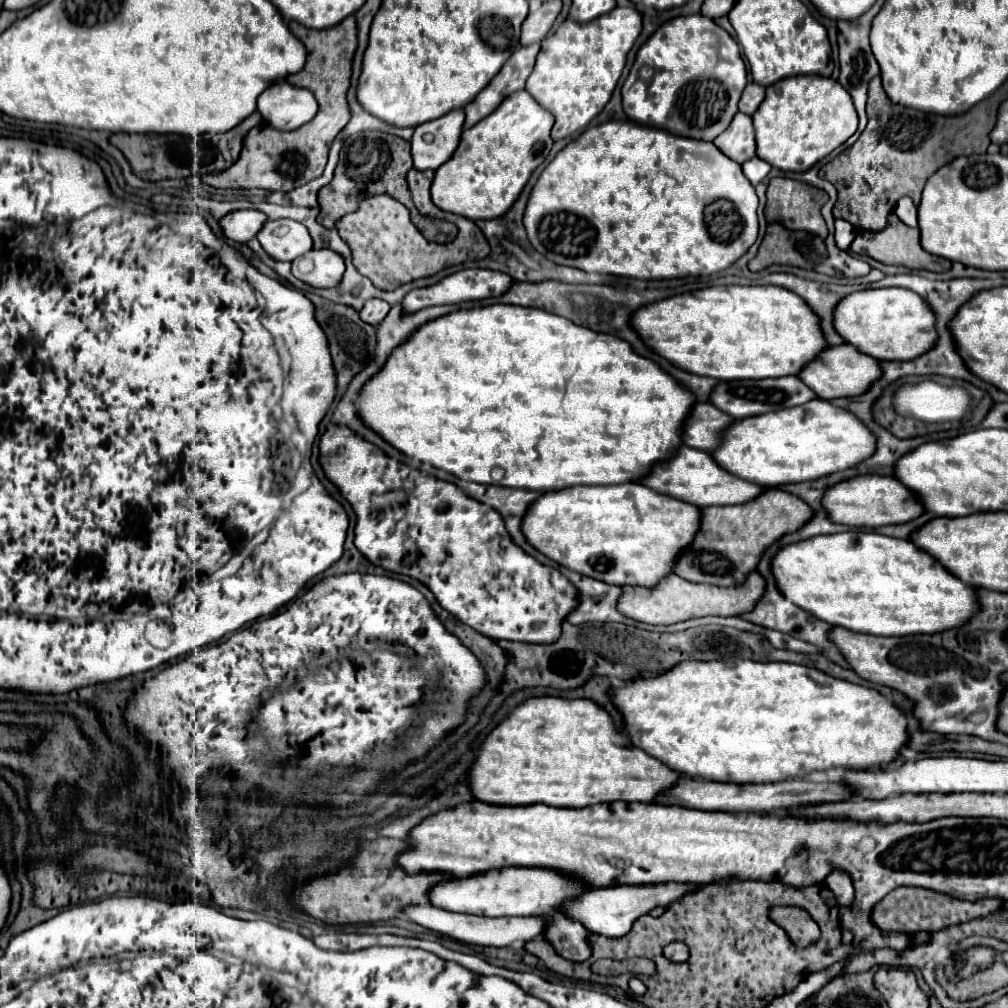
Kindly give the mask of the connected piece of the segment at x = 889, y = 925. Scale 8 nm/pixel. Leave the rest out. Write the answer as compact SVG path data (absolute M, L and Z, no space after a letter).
M899 886L899 890L891 890L881 902L875 904L871 920L877 928L881 930L903 930L903 932L919 932L919 930L927 930L927 932L937 932L937 930L945 930L949 926L955 924L963 924L969 920L977 920L983 916L989 916L997 910L1001 910L1001 900L999 898L981 898L975 902L969 900L959 900L951 894L941 894L935 890L927 890L927 888L911 888L911 886Z

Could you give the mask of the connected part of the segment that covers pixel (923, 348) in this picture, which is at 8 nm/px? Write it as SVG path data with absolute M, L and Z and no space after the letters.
M879 288L853 292L839 300L833 310L837 334L859 352L875 360L909 360L925 354L935 344L935 314L927 302L907 288Z

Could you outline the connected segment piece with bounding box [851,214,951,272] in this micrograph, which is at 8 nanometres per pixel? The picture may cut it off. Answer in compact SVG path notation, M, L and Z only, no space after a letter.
M895 214L889 216L889 224L887 228L879 230L879 232L859 232L851 244L851 250L857 254L867 254L883 264L899 264L899 266L907 266L907 268L923 268L923 270L931 270L931 272L945 272L951 268L951 262L941 258L941 256L933 256L929 252L925 252L919 244L919 228L909 228L903 222L899 222L899 218Z

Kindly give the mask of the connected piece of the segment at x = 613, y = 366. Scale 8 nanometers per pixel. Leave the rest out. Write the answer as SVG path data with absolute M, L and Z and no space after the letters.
M493 304L493 306L457 310L419 326L407 338L407 342L391 350L387 362L383 364L383 370L379 370L379 374L373 374L363 384L363 388L355 396L353 406L367 428L371 428L387 444L391 444L409 458L445 470L461 480L479 484L493 484L491 470L499 466L503 468L505 476L495 484L547 492L579 484L623 484L647 474L655 462L669 458L681 444L681 428L687 418L687 410L691 410L693 406L693 394L687 392L683 386L679 386L671 376L667 376L655 362L637 356L627 342L615 336L597 334L589 328L577 326L571 320L545 310Z

